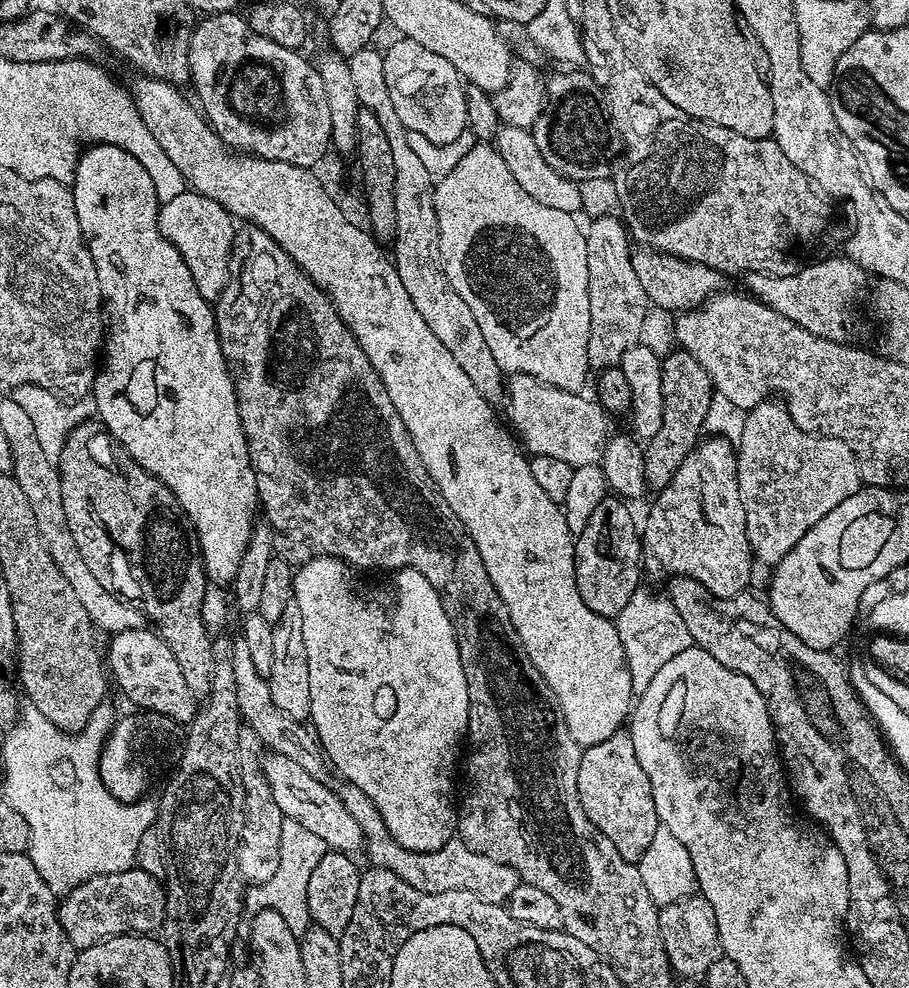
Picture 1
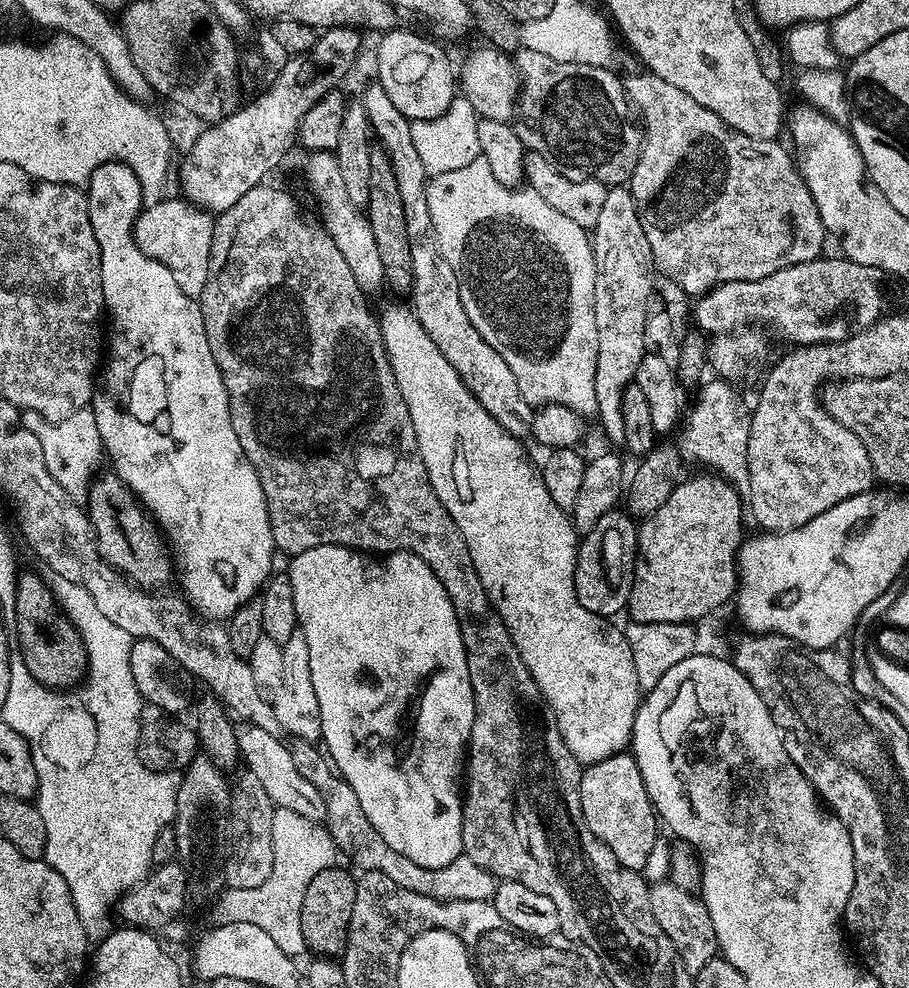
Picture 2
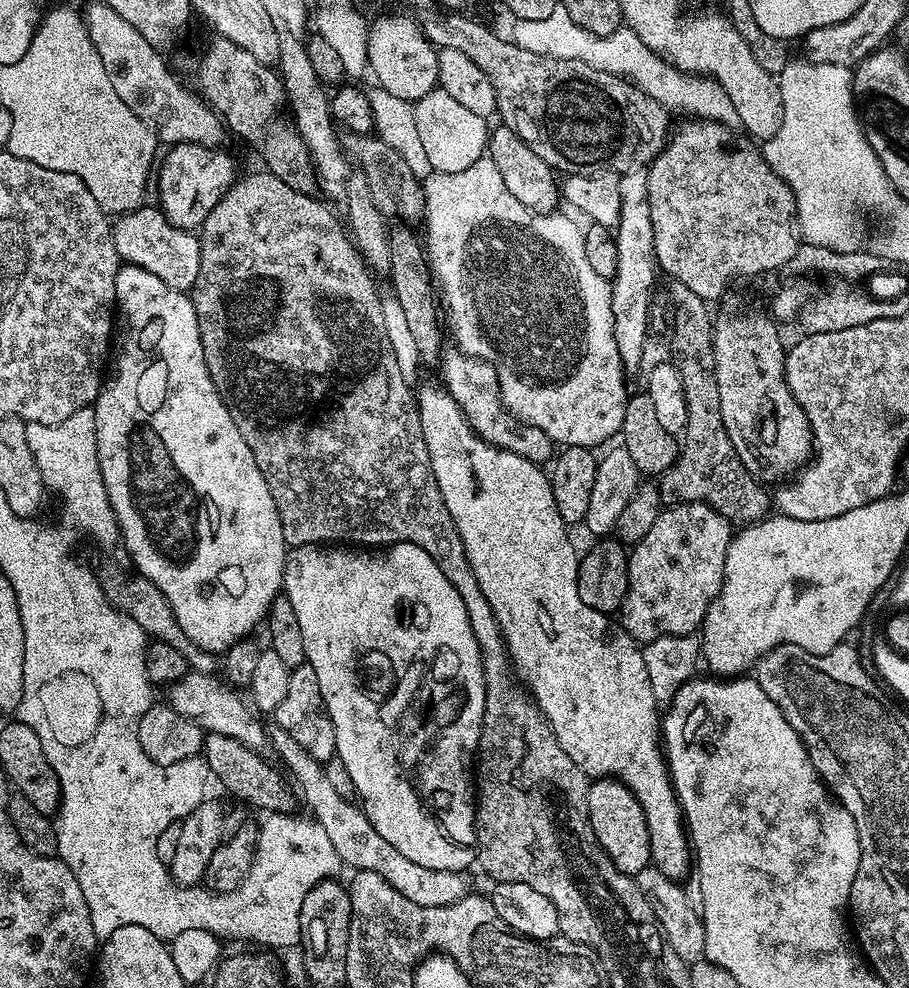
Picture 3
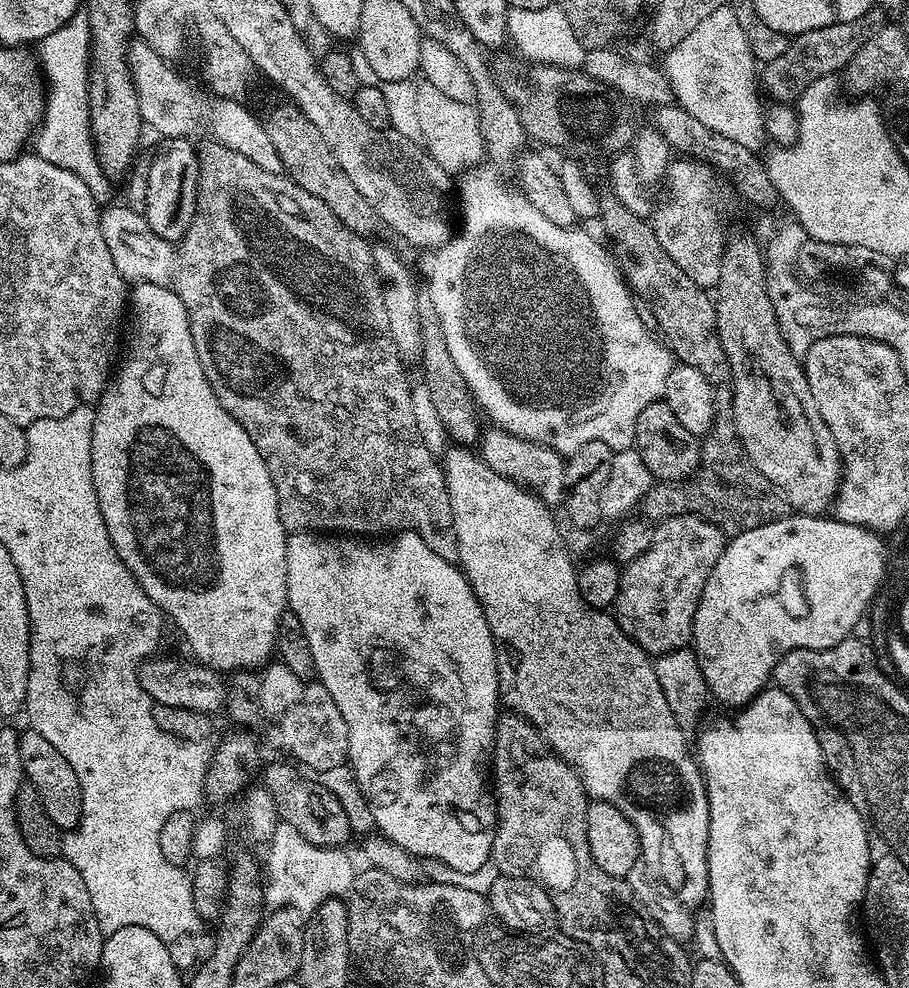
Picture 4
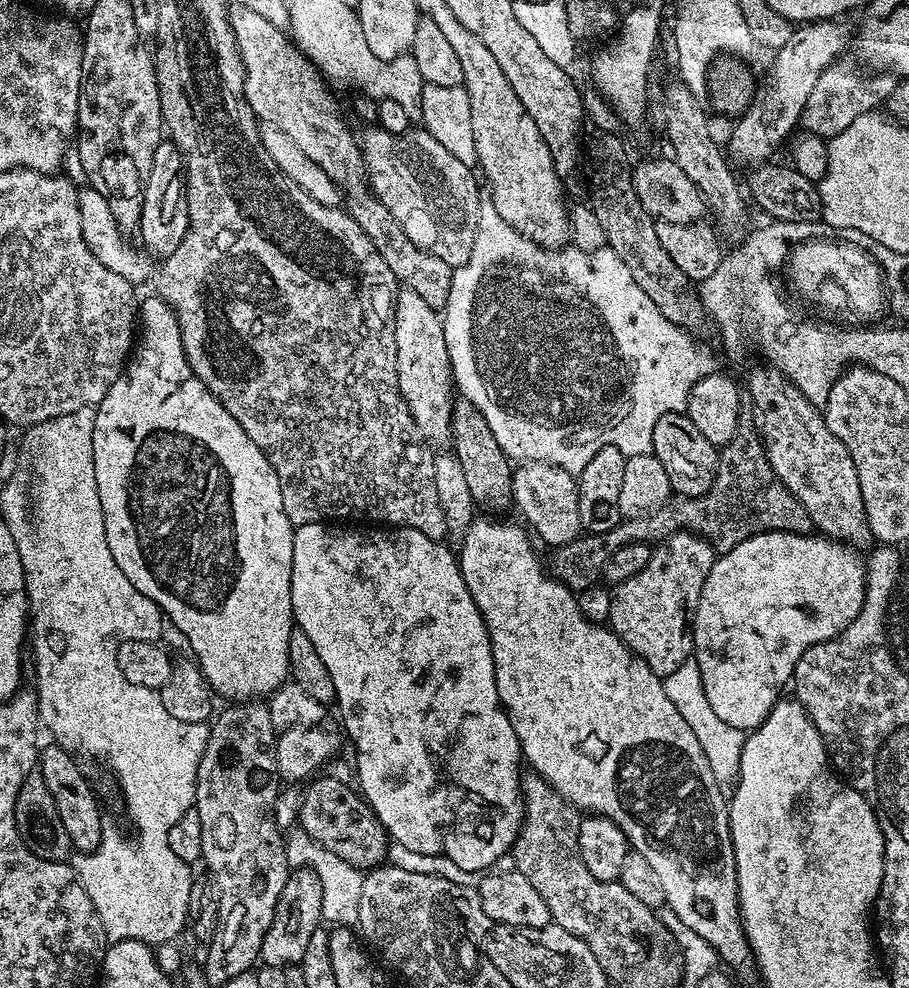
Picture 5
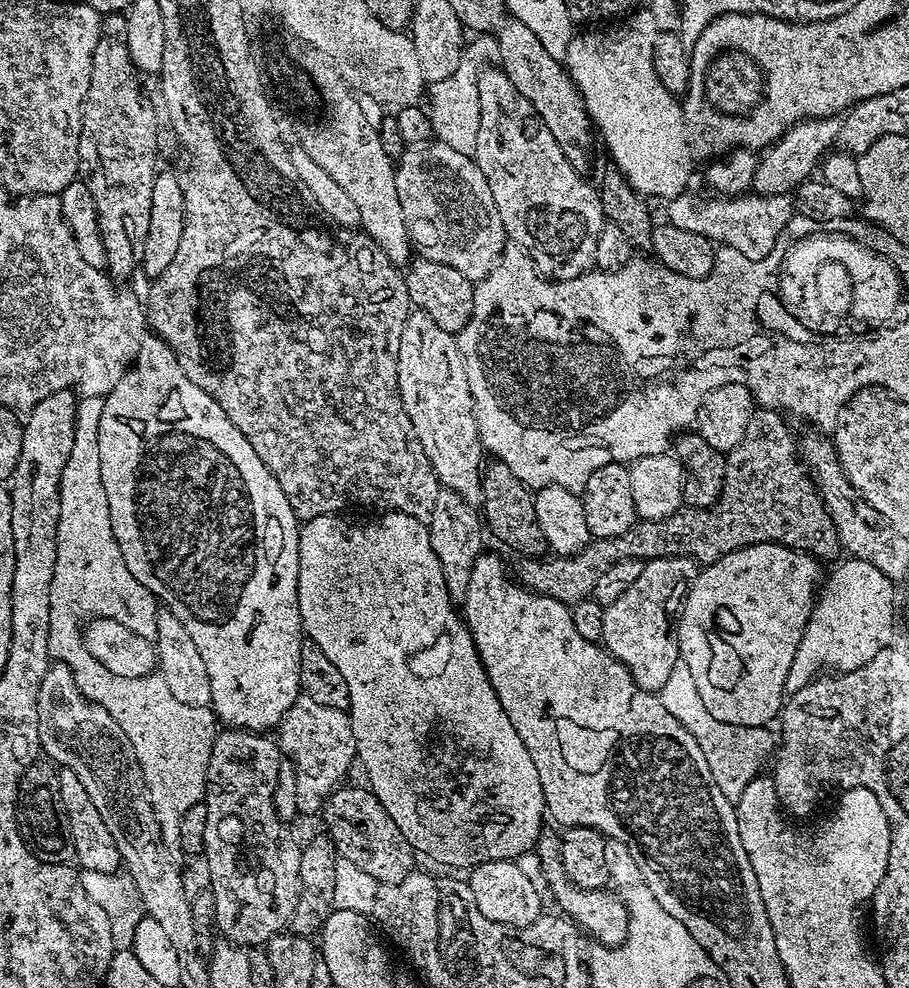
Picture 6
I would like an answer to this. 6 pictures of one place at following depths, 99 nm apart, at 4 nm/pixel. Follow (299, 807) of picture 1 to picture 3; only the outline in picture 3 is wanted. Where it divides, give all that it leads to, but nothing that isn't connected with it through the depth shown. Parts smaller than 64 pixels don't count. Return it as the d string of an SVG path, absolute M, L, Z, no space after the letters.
M188 671L181 680L173 680L167 685L167 707L178 710L186 718L190 718L204 729L205 733L226 734L226 738L234 738L253 750L264 750L269 747L266 724L253 709L249 701L244 700L237 689L229 686L223 679L210 672Z

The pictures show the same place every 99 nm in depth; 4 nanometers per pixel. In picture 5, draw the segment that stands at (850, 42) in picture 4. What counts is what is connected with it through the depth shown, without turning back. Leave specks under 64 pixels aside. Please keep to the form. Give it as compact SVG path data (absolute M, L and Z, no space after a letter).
M839 19L834 20L813 20L801 23L794 27L790 41L786 43L773 55L773 62L768 72L766 84L761 87L757 98L747 111L739 115L736 124L733 123L729 131L726 148L729 155L740 162L750 162L749 164L765 163L775 154L776 150L795 133L794 128L800 124L800 115L804 112L806 98L810 98L810 90L814 90L814 82L822 78L822 74L831 66L835 60L841 59L845 55L844 47L848 44L848 28Z

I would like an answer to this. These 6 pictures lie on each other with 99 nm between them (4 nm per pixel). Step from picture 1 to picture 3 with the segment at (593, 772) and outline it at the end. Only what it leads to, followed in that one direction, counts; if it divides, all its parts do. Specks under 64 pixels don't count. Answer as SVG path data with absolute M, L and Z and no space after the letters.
M596 778L588 785L588 817L594 830L594 838L602 850L622 870L622 874L636 877L638 870L652 864L650 850L650 830L646 824L646 814L627 786L615 778Z

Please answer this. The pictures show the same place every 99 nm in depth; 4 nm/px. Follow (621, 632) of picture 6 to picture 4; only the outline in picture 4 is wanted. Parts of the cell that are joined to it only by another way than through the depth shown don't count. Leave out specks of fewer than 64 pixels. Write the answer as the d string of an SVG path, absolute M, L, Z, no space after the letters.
M682 514L659 521L649 549L623 565L614 615L620 628L633 642L655 658L689 647L692 623L702 590L718 562L726 537L718 526L701 516Z

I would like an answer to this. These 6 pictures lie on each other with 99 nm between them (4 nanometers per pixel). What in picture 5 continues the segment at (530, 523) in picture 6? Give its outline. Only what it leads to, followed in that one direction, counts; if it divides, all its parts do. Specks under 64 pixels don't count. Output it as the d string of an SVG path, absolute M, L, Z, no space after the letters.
M463 398L457 399L452 406L452 430L450 445L462 466L462 474L466 474L466 486L470 486L470 494L477 505L489 508L489 513L500 514L503 508L512 508L512 474L513 465L510 458L498 446L498 438L486 426L486 418L470 401Z

